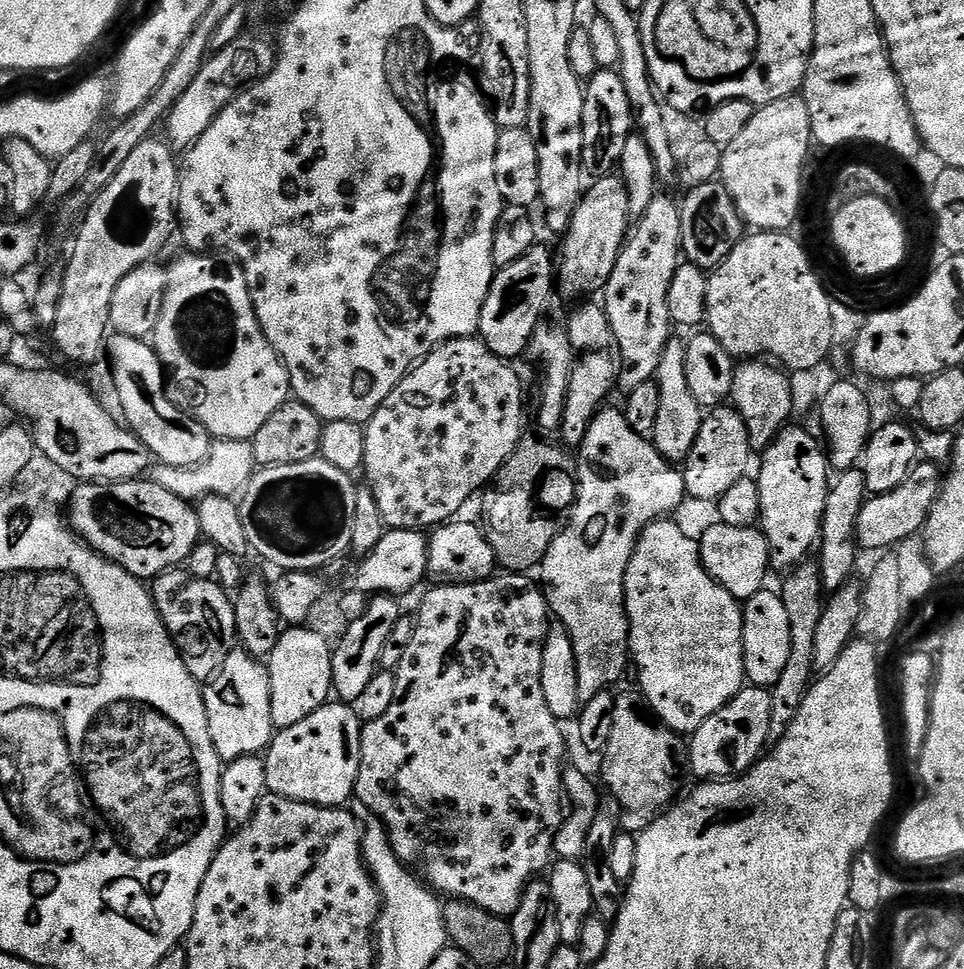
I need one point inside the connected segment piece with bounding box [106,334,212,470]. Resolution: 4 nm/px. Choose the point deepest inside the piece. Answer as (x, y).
(175, 438)

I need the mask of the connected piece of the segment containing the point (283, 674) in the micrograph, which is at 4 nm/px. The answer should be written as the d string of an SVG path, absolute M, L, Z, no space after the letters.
M288 626L281 631L278 646L274 646L274 654L266 661L272 691L270 714L273 729L298 726L302 718L310 718L310 714L329 703L333 695L332 649L330 641L307 626Z

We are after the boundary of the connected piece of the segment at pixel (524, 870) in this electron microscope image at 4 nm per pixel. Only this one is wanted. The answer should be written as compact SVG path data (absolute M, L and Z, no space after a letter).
M496 574L492 579L477 584L432 586L425 594L420 613L414 616L410 646L406 646L400 665L394 670L394 702L390 702L390 710L386 710L382 718L367 721L360 733L360 769L354 793L355 799L360 799L365 804L363 807L384 823L390 846L401 864L407 864L427 887L441 897L464 900L505 918L518 910L528 882L537 879L549 867L554 856L556 832L563 826L566 817L564 732L560 729L563 728L561 721L550 714L546 694L542 691L542 650L550 627L550 609L541 585L528 578L524 574Z

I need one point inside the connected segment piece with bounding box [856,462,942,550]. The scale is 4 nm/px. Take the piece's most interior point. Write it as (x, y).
(884, 521)

